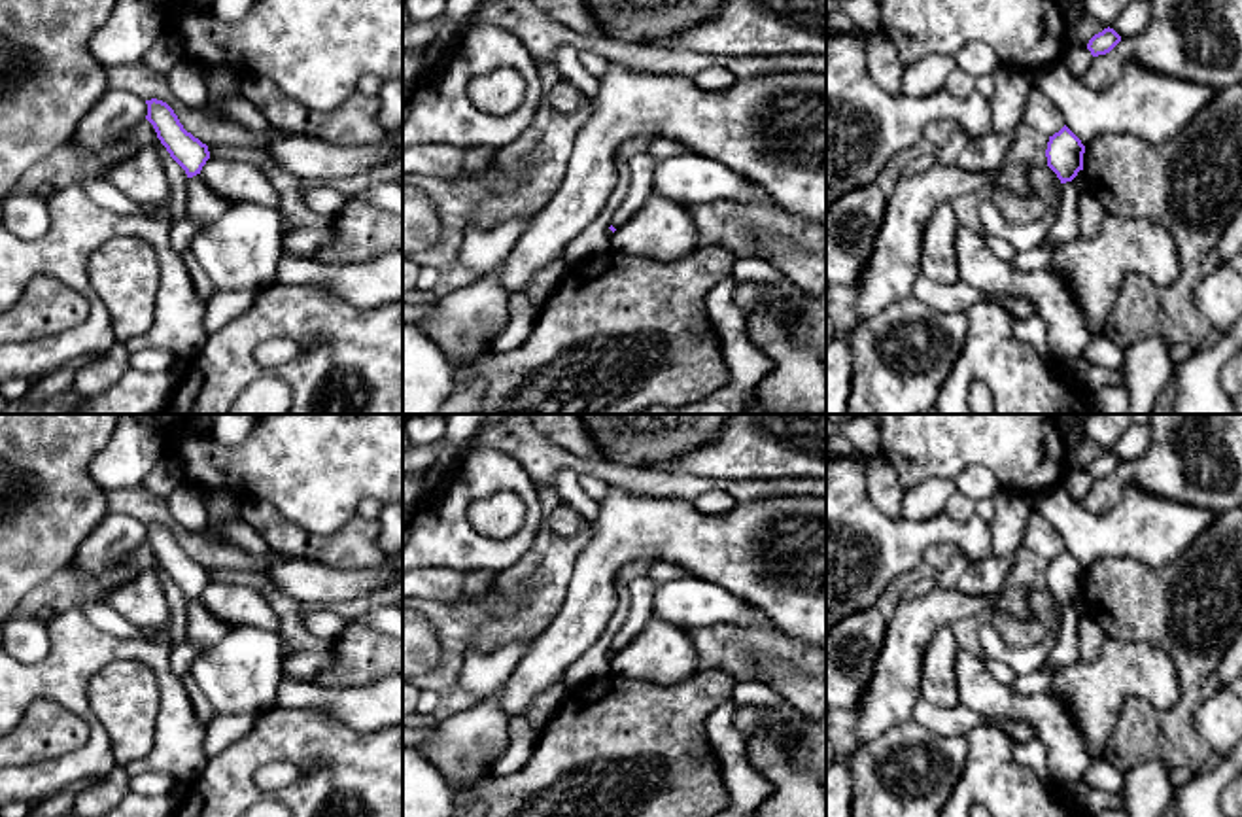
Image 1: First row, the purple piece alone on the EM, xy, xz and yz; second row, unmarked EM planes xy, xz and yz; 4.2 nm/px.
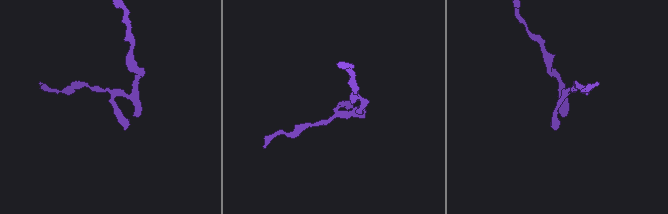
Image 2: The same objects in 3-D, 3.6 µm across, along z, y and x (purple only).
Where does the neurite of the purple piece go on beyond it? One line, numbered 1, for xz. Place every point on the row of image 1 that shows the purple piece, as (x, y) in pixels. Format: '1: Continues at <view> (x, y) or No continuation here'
1: No continuation here

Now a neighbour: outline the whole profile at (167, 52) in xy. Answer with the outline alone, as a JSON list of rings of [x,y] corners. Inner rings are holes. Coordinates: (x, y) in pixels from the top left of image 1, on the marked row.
[[[170,30],[157,40],[142,62],[153,66],[157,72],[166,74],[174,62],[181,59],[180,43]]]

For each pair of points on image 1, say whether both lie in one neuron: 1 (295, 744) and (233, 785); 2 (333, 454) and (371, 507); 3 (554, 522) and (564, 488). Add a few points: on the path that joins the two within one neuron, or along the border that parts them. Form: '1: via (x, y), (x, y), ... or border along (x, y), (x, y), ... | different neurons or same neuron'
1: via (278, 744), (267, 744), (242, 768) | same neuron
2: border along (382, 504), (365, 496), (356, 515) | different neurons
3: border along (564, 502), (585, 519) | different neurons

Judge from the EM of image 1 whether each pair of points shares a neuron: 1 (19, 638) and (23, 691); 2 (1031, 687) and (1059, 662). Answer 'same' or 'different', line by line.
1: different
2: same

